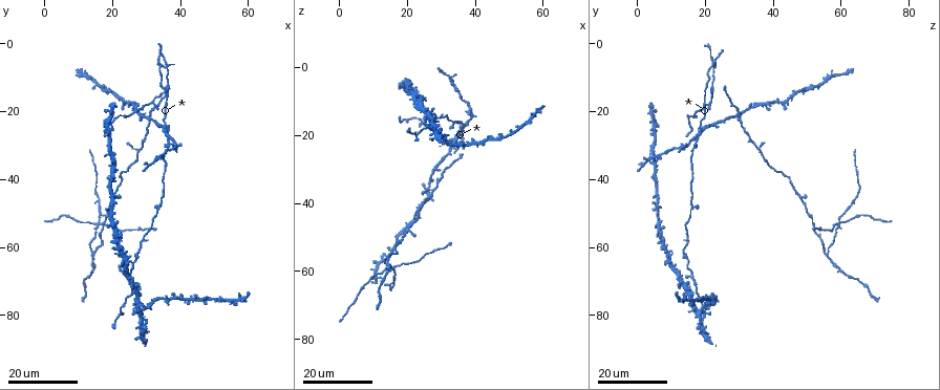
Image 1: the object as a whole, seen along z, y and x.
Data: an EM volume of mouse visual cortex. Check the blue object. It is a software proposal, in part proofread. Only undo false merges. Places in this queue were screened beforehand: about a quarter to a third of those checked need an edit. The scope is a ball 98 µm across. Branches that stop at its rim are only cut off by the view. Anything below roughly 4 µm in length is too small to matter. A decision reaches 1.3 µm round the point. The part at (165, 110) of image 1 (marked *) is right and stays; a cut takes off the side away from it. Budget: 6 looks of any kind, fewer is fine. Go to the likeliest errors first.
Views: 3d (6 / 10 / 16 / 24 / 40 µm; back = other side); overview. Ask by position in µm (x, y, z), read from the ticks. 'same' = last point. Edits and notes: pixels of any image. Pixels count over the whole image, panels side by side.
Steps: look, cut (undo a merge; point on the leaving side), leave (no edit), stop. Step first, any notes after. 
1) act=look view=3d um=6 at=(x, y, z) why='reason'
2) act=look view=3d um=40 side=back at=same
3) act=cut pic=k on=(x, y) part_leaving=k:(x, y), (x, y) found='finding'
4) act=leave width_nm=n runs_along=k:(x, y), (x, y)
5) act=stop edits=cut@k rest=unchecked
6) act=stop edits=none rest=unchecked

act=look view=3d um=16 at=(25.0, 68.5, 16.0) why='three arms meet'

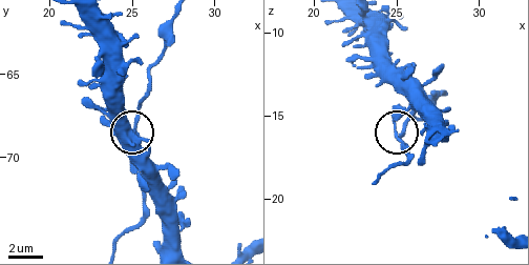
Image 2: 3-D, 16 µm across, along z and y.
act=look view=3d um=6 at=same

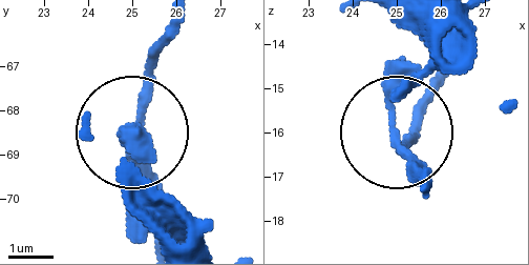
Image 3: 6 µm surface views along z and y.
act=leave side_arm_um=19 found='all the same neuron'

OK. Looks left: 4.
act=look view=3d um=24 at=(14.5, 62.0, 56.0) why='arms part here'

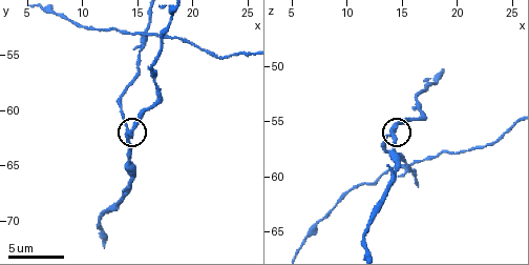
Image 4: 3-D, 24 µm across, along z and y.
act=look view=3d um=10 at=same

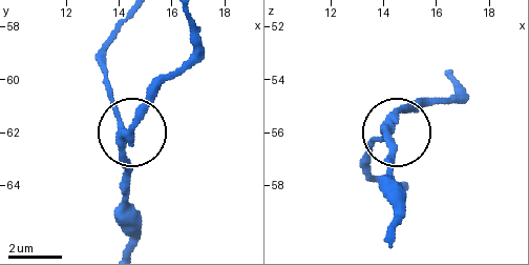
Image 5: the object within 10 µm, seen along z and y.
act=look view=3d um=6 at=same why='closer look'

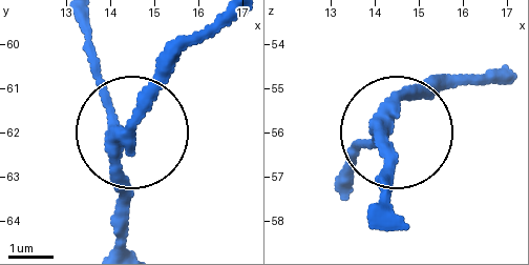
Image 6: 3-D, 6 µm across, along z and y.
act=leave arms=3 runs_along=6:(215, 17), (125, 134), (125, 243) found='all the same neuron'

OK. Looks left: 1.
act=stop edits=none rest=unchecked

